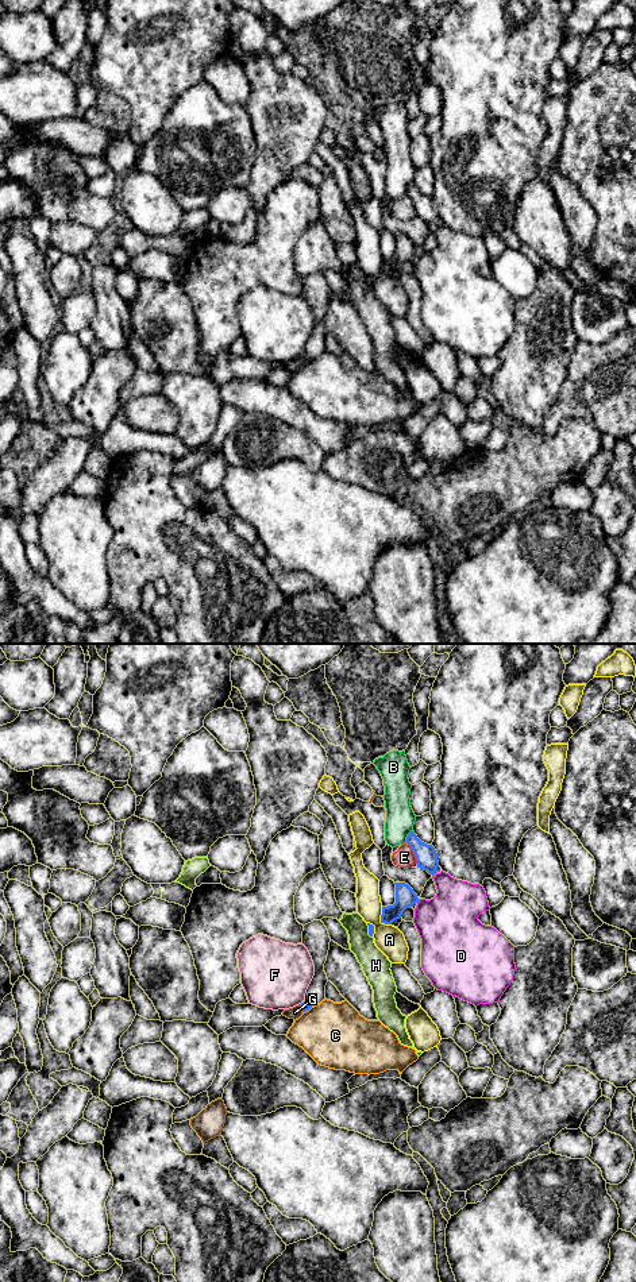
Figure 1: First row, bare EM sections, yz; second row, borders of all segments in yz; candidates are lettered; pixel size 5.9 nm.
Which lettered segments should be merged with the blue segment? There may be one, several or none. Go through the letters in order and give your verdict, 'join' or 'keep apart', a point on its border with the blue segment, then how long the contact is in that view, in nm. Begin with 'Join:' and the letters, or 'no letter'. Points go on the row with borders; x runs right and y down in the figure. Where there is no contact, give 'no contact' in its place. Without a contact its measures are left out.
Join: no letter
A: keep apart; contact yz (381, 919); length 130 nm
B: keep apart; contact yz (407, 837); length 90 nm
C: keep apart; contact yz (307, 1010); length 70 nm
D: keep apart; contact yz (417, 900); length 30 nm
E: keep apart; contact yz (413, 853); length 130 nm
F: keep apart; contact yz (301, 1003); length 50 nm
G: keep apart; contact yz (300, 1007); length 50 nm
H: keep apart; contact yz (369, 930); length 90 nm

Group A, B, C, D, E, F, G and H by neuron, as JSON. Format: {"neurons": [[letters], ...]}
{"neurons": [["A"], ["B"], ["C"], ["D"], ["E"], ["F"], ["G"], ["H"]]}

